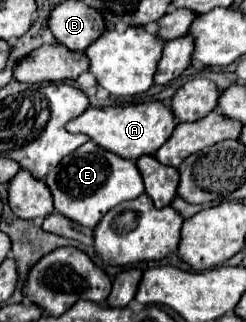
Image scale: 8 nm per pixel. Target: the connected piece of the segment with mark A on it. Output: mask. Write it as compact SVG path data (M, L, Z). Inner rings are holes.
M142 102L142 104L126 104L126 106L108 106L108 108L88 108L78 118L66 124L66 130L72 134L86 134L100 148L114 152L116 156L124 156L128 160L136 160L144 154L154 154L174 132L176 120L170 108L162 102Z

